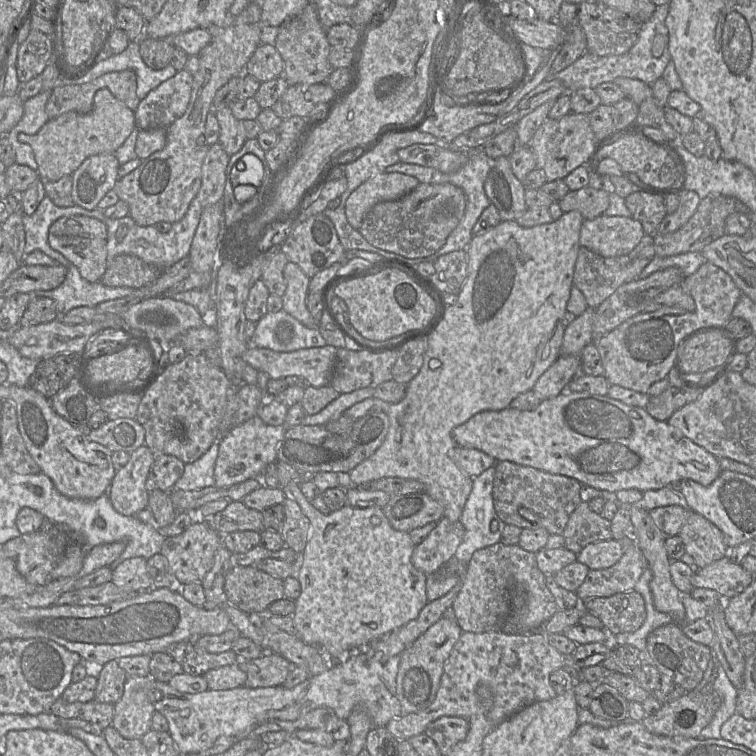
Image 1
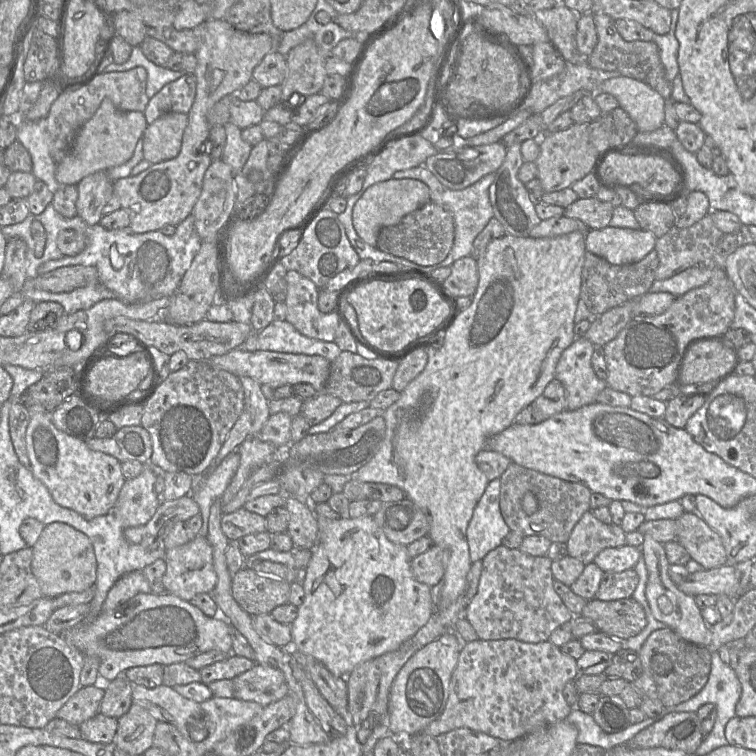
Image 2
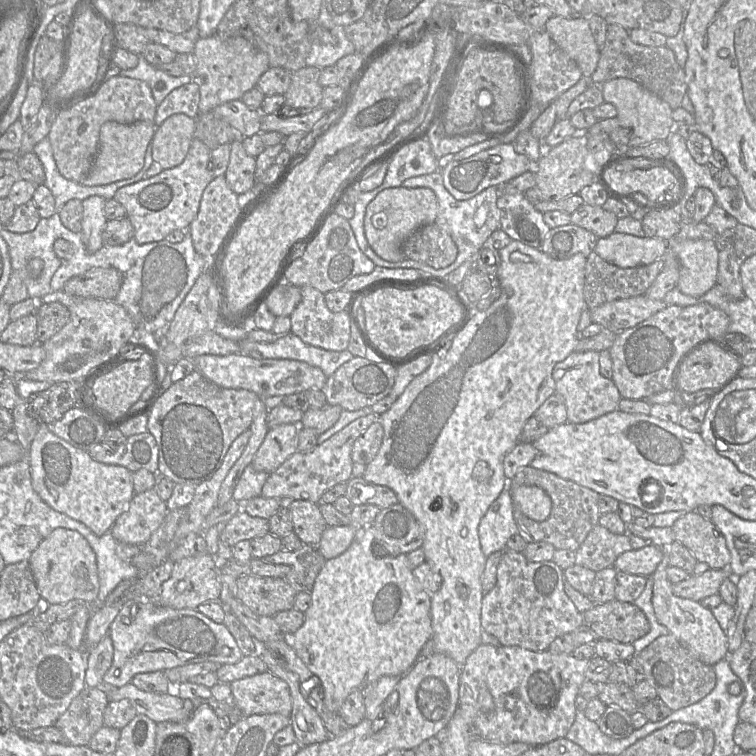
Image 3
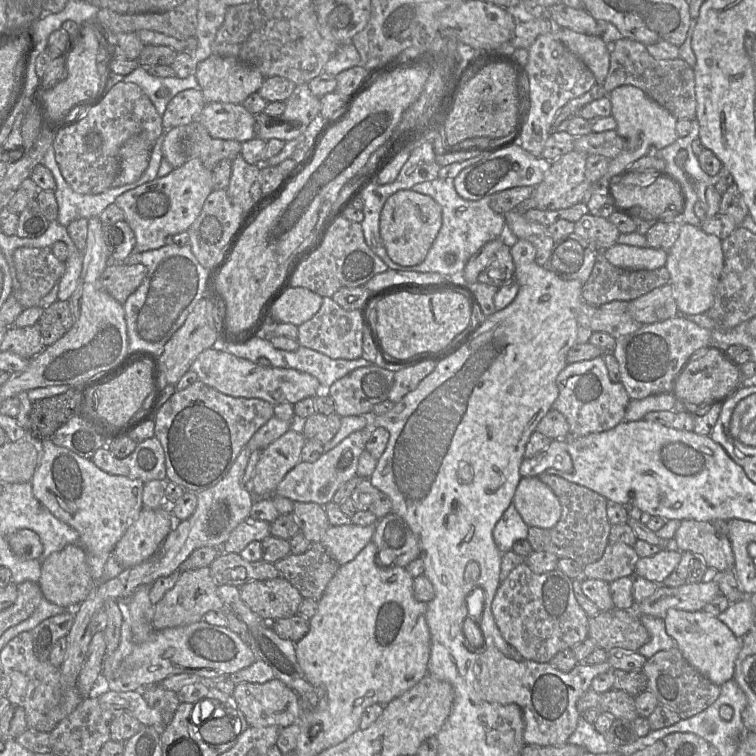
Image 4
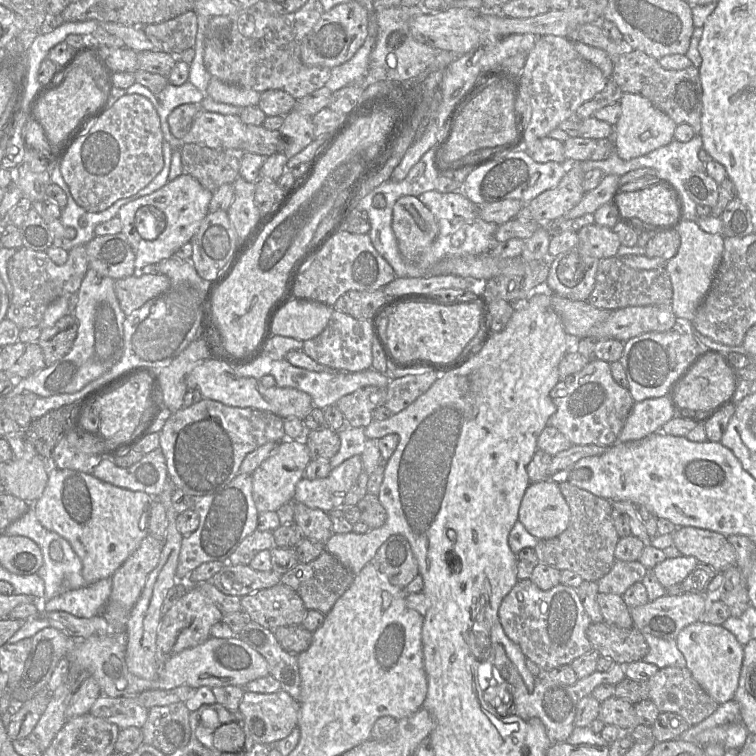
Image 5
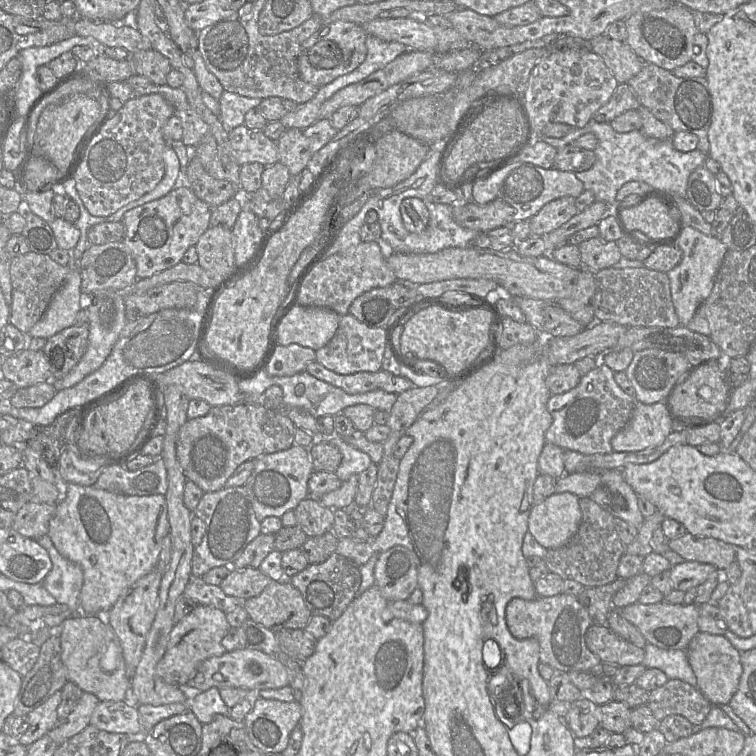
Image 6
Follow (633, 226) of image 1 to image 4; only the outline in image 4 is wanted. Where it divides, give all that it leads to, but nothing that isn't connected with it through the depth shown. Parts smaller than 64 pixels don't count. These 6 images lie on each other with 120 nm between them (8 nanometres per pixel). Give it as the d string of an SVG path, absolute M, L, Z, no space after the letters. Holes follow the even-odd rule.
M616 243L603 251L605 258L624 270L655 270L665 266L667 251L651 247L636 247Z

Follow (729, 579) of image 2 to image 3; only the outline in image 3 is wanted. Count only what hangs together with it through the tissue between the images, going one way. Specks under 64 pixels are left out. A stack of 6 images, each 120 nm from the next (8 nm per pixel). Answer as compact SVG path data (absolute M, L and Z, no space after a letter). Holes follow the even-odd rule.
M709 569L702 575L690 575L684 581L672 584L672 590L678 597L701 602L709 596L719 594L722 582L729 577L729 569Z

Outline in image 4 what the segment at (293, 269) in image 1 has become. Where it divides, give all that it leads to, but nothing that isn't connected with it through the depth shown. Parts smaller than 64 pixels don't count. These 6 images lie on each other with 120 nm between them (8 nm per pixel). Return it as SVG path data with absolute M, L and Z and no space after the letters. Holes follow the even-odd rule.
M323 297L317 313L298 326L297 341L300 346L323 353L332 359L359 359L363 354L364 318L359 310L345 310L331 297Z

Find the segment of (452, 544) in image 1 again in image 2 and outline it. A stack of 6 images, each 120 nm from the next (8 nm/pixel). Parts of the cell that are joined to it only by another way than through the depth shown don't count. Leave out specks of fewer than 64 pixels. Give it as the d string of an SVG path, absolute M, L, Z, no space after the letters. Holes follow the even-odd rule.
M436 545L411 561L411 570L415 578L429 587L439 584L445 572L446 554Z

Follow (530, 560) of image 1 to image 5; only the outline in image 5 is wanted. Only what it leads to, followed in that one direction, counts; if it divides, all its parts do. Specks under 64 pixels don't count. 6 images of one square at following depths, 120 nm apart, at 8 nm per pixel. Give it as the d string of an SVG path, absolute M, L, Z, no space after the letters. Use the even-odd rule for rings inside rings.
M530 579L518 580L502 600L498 616L508 638L543 671L570 665L574 659L593 649L586 636L590 617L577 590L562 583L549 590L541 590Z

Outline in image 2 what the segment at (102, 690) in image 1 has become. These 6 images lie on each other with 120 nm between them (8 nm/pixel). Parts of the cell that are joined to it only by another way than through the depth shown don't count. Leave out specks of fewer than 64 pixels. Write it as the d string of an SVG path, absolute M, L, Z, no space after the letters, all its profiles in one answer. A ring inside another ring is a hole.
M123 674L107 682L100 704L100 713L115 719L128 712L132 705L131 682Z

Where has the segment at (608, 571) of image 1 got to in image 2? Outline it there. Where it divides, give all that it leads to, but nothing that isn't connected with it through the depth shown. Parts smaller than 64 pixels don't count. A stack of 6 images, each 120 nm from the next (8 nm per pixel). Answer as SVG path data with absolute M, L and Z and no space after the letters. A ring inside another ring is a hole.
M635 569L622 572L604 572L596 598L613 601L632 597L639 582Z

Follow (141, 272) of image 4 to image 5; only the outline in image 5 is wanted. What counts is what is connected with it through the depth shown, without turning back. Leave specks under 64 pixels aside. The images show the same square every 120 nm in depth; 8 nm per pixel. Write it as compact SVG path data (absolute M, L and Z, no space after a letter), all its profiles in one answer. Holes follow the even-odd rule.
M143 274L115 280L114 288L120 307L128 316L149 300L169 290L171 281L164 274Z

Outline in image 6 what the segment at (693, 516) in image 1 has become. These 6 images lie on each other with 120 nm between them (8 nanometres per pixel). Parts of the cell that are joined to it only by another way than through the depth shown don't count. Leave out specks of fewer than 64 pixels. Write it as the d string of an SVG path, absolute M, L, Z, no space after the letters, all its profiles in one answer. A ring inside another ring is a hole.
M690 533L668 541L671 550L685 561L713 565L723 572L736 561L735 545L712 537L695 536Z

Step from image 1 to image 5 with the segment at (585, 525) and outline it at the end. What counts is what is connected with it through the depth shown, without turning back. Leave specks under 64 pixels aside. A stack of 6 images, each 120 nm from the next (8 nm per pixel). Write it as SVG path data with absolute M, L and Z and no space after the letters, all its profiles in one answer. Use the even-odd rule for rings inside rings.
M615 560L611 570L597 581L600 593L622 596L634 583L642 582L648 570L639 561Z

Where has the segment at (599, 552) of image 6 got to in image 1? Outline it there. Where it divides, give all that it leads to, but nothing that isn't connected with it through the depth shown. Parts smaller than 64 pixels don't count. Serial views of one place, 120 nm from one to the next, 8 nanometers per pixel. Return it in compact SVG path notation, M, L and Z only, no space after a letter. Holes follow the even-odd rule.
M506 460L497 461L494 466L493 504L498 517L506 525L521 529L545 528L550 535L563 535L570 515L582 501L582 484L575 478Z

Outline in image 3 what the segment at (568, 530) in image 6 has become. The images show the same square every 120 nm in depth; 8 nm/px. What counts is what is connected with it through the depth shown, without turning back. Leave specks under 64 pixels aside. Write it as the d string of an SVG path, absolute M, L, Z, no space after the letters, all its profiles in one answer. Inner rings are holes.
M521 485L513 488L511 495L514 506L529 519L542 522L549 517L552 501L540 487Z

